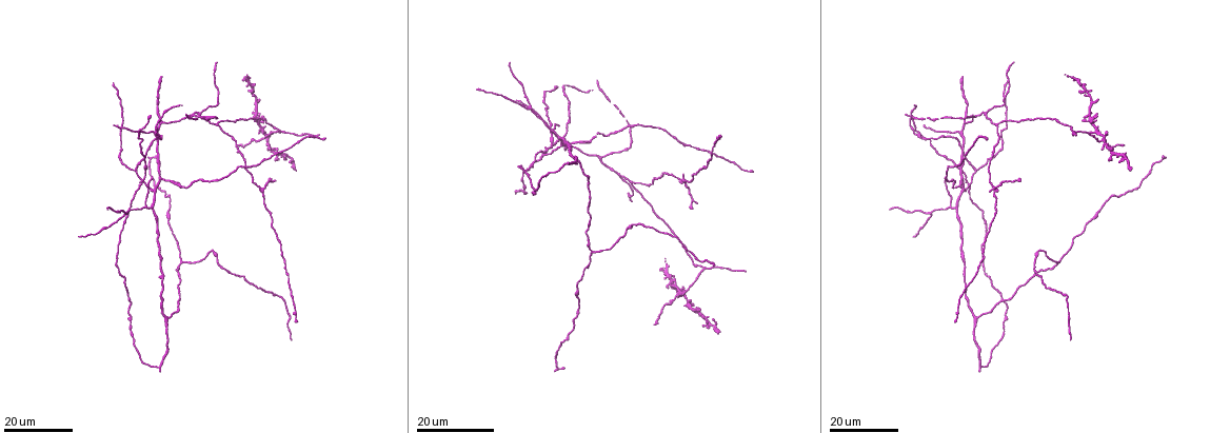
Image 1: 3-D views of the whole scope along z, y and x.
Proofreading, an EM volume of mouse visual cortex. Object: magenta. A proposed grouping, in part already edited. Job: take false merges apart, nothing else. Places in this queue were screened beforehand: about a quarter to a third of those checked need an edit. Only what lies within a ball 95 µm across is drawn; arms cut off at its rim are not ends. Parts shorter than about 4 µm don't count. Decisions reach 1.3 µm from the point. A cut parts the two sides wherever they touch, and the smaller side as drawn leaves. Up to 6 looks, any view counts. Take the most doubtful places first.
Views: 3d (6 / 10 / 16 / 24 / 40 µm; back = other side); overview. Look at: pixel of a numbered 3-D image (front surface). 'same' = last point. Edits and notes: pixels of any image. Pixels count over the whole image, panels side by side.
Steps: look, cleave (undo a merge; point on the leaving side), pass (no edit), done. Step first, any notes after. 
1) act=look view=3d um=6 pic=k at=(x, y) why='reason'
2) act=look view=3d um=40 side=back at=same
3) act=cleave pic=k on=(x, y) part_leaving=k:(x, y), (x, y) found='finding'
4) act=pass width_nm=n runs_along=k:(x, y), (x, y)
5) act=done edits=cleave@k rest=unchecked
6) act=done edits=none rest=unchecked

act=look view=3d um=16 pic=1 at=(995, 189) why='four or more arms meet'

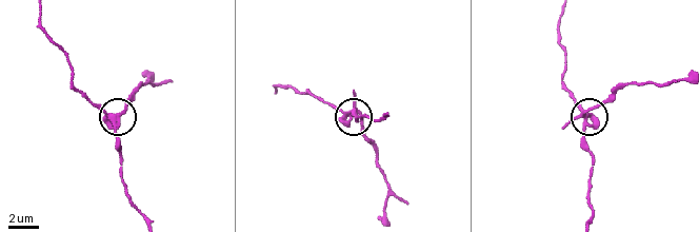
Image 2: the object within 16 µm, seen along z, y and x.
act=look view=3d um=6 pic=2 at=(587, 120)

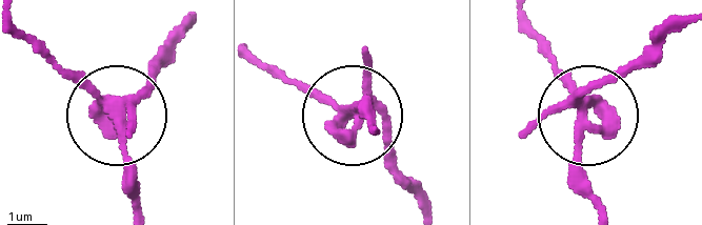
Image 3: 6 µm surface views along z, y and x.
act=cleave pic=3 on=(128, 122) arms=5 part_leaving=3:(120, 109), (194, 22) found='two cells meet here'

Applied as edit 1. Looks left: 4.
act=look view=overview

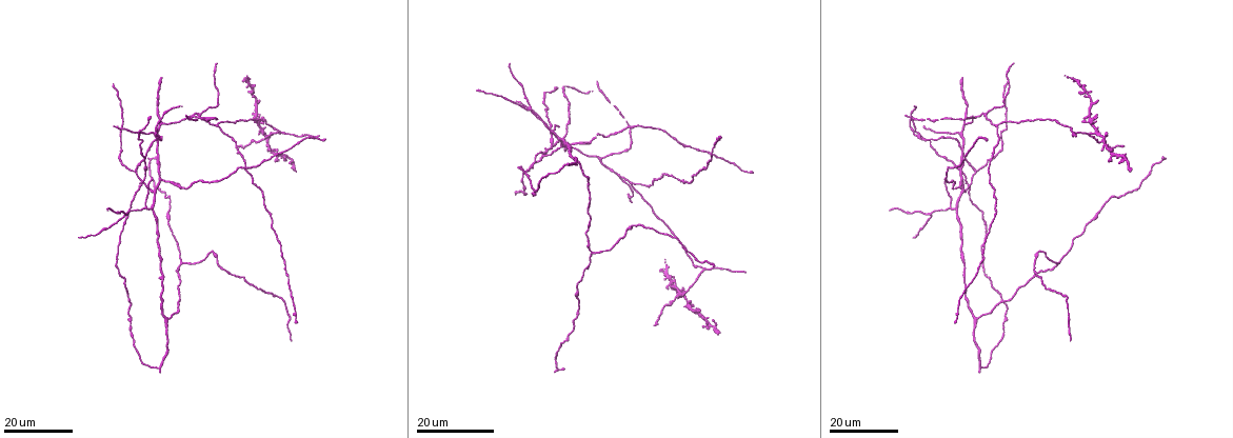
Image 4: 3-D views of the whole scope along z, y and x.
act=look view=3d um=24 pic=4 at=(162, 180) why='looks like a crossing'

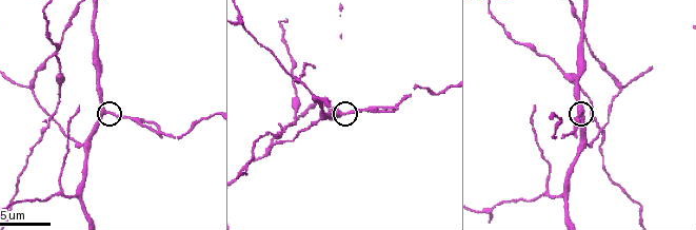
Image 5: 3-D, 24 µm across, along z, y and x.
act=look view=3d um=6 pic=5 at=(345, 112) why='zoom in'

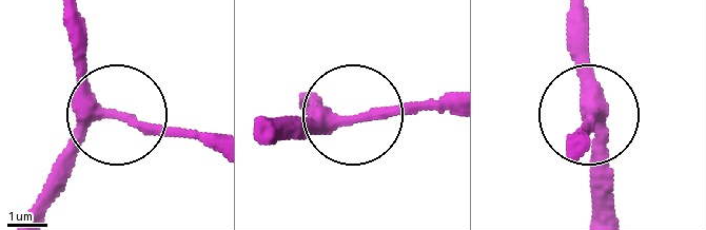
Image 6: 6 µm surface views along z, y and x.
act=pass width_nm=300 runs_along=6:(267, 116), (448, 106) found='continuous, no second cell'

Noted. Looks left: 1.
act=look view=3d um=6 pic=5 at=(310, 94) why='a fork'

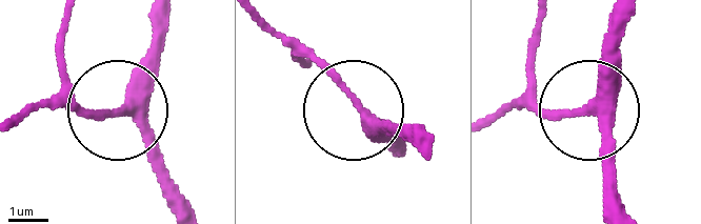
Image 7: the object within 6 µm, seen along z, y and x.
act=pass arms=3 runs_along=7:(179, 208), (159, 147), (135, 118), (115, 107), (38, 107) found='continuous, no second cell'

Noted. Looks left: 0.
act=done edits=cleave@3 rest=unchecked

